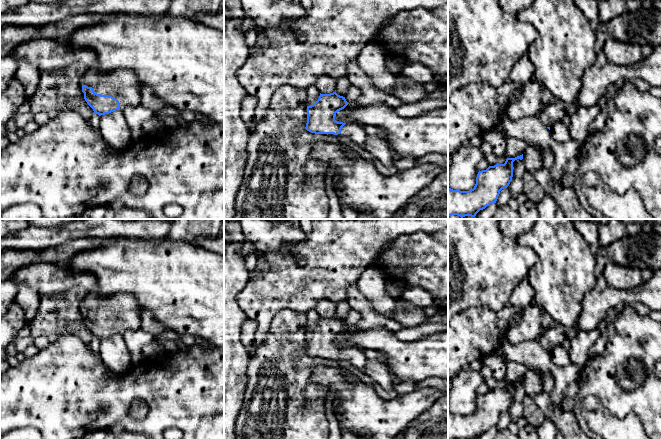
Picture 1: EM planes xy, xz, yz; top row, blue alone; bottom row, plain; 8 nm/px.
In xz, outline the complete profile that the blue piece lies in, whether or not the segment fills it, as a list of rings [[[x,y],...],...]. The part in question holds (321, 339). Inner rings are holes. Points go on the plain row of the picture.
[[[336,316],[321,318],[311,330],[307,330],[307,347],[305,353],[315,358],[327,358],[337,362],[346,361],[356,369],[364,372],[367,358],[364,350],[357,347],[343,347],[335,344],[336,337],[349,327],[345,321]]]

